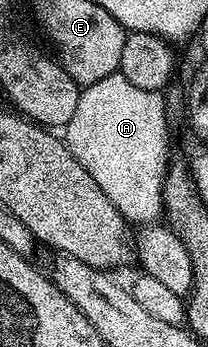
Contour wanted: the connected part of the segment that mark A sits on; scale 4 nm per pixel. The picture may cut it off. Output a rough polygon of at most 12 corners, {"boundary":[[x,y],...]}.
{"boundary":[[84,88],[63,142],[130,224],[156,224],[164,94]]}

